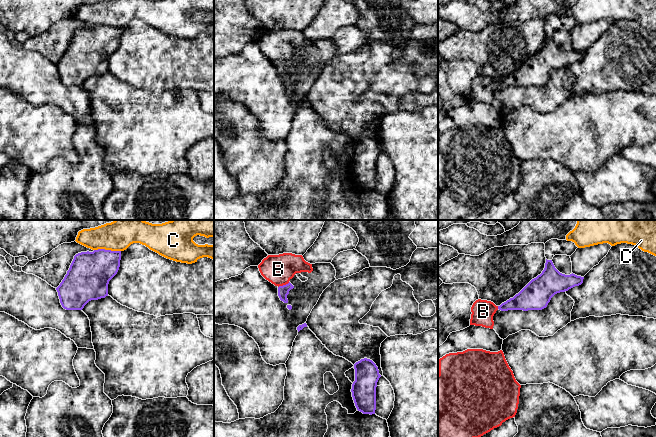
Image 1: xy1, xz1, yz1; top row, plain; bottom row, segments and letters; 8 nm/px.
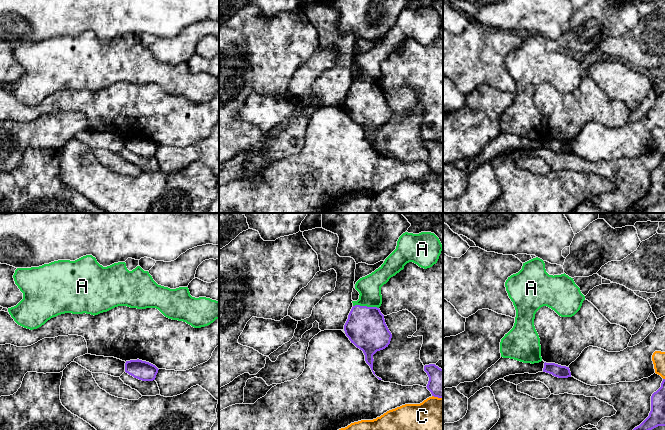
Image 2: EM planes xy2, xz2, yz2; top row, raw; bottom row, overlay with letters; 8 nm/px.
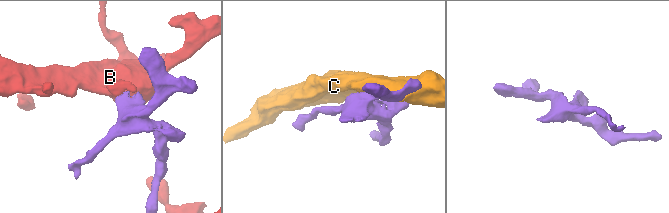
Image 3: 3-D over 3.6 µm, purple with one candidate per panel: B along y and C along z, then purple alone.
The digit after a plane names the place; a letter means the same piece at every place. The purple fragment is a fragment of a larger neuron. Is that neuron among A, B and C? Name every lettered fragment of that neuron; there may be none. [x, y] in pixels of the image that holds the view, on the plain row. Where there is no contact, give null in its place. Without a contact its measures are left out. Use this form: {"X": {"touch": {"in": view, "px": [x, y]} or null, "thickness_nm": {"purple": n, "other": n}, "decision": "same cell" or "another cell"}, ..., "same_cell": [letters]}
{"A": {"touch": {"in": "xz2", "px": [366, 82]}, "thickness_nm": {"purple": 320, "other": 190}, "decision": "another cell"}, "B": {"touch": {"in": "xz1", "px": [283, 61]}, "thickness_nm": {"purple": 90, "other": 240}, "decision": "same cell"}, "C": {"touch": {"in": "xy1", "px": [107, 26]}, "thickness_nm": {"purple": 340, "other": 220}, "decision": "another cell"}, "same_cell": ["B"]}

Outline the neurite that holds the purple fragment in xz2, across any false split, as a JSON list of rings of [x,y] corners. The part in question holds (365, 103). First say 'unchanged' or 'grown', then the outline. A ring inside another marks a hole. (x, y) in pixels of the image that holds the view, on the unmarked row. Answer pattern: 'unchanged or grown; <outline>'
unchanged; [[[353,82],[344,101],[344,107],[351,119],[363,127],[365,137],[375,151],[373,131],[388,123],[392,114],[380,85]]]

